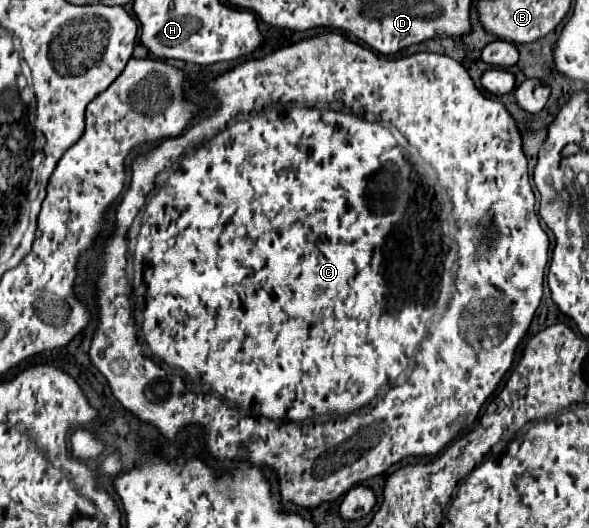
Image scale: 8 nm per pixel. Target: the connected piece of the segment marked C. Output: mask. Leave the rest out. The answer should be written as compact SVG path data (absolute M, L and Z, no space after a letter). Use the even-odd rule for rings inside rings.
M329 32L329 34L321 34L321 36L315 36L315 38L309 38L309 40L301 40L301 42L297 42L297 44L291 44L291 46L285 46L285 48L279 48L279 50L277 50L277 52L273 52L273 54L269 54L269 56L265 56L265 58L261 58L261 60L249 60L249 62L243 62L243 64L239 64L239 66L235 66L235 68L233 68L233 70L229 70L229 72L227 72L227 74L223 74L223 76L219 76L219 78L215 78L215 80L211 80L211 82L209 82L209 84L207 84L207 86L205 86L205 88L207 88L207 90L209 90L209 92L211 92L211 94L213 94L213 96L217 96L217 100L219 100L219 102L221 102L221 106L219 106L219 110L217 110L217 112L215 112L215 114L213 114L213 116L209 116L209 118L207 118L207 120L199 120L199 122L197 122L197 124L195 124L195 126L193 126L193 128L191 128L191 130L187 130L187 132L185 132L185 134L181 134L181 136L177 136L177 138L167 138L167 140L163 140L163 142L161 142L161 144L159 144L159 146L157 146L157 148L155 148L155 150L153 150L153 152L149 152L149 154L147 154L147 156L141 156L141 158L137 158L137 160L135 160L135 164L133 164L133 176L131 176L131 184L129 184L129 190L127 190L127 192L125 192L125 196L123 196L123 200L121 200L121 204L119 204L119 206L117 206L117 230L115 230L115 234L113 234L113 236L111 236L111 238L109 238L109 242L107 242L107 246L105 246L105 252L103 252L103 256L101 256L101 262L99 262L99 270L97 270L97 274L99 274L99 276L97 276L97 280L95 280L95 284L97 284L97 288L99 288L99 292L97 292L97 306L99 306L99 326L97 326L97 330L95 330L95 334L93 334L93 340L91 340L91 350L89 350L89 356L91 356L91 362L93 362L93 364L95 364L95 368L97 368L97 370L99 370L99 372L101 372L101 374L103 374L103 376L105 376L105 378L107 378L107 380L109 380L109 386L111 386L111 390L113 390L113 394L115 394L115 398L117 398L117 400L119 400L119 402L121 402L121 404L123 404L123 406L125 406L125 408L127 408L127 410L131 410L131 412L133 412L133 414L135 414L135 416L137 416L137 418L139 418L139 420L143 420L143 422L149 422L149 424L153 424L153 426L155 426L155 428L157 428L157 430L159 430L159 432L161 432L161 434L163 434L163 436L165 436L165 438L169 438L169 440L173 440L173 438L175 438L175 436L177 436L177 434L179 434L179 432L181 432L181 428L185 428L185 426L189 426L189 424L197 424L197 426L201 426L201 428L203 428L203 434L205 434L205 444L207 444L207 448L209 448L209 452L211 452L211 454L213 454L213 456L215 456L215 458L219 458L219 460L229 460L229 458L241 458L241 460L247 460L247 462L249 462L249 464L253 464L253 466L261 466L261 464L265 464L265 466L271 466L271 468L273 468L273 470L275 470L275 474L277 474L277 476L279 476L279 486L281 486L281 500L289 500L289 502L295 502L295 504L299 504L299 506L303 506L303 508L315 508L315 506L319 506L319 504L321 504L321 502L331 502L331 500L337 500L337 498L339 498L339 496L341 496L341 494L345 494L345 492L347 492L347 490L349 490L349 488L353 488L353 486L355 486L355 484L359 484L359 482L365 482L365 480L367 480L367 478L373 478L373 476L377 476L377 474L381 474L381 472L385 472L385 470L387 470L387 468L389 468L389 466L393 466L393 464L397 464L397 462L401 462L401 460L403 460L403 458L409 458L409 456L417 456L417 458L419 458L419 456L433 456L433 454L439 454L439 452L441 452L441 450L443 450L443 448L445 448L445 446L447 446L447 444L449 444L449 442L451 442L451 440L453 440L453 438L455 438L455 436L457 436L457 434L459 434L459 432L463 432L463 430L467 430L467 428L469 428L469 426L471 426L471 424L473 424L473 422L475 422L475 418L477 418L477 414L479 414L479 410L481 410L481 406L483 406L483 404L485 404L485 400L487 400L487 398L489 398L489 396L491 396L491 394L493 394L493 392L495 392L495 388L497 388L497 386L499 386L499 382L501 382L501 378L503 378L503 376L505 376L505 372L507 372L507 370L509 370L509 368L511 368L511 364L513 364L513 356L515 356L515 348L517 348L517 344L519 344L519 342L521 342L521 338L523 338L523 336L525 336L525 332L527 332L527 328L529 328L529 324L531 324L531 318L533 318L533 314L535 314L535 310L537 310L537 308L539 308L539 302L541 302L541 296L543 296L543 270L545 270L545 264L547 264L547 258L549 258L549 238L547 238L547 234L545 234L545 230L543 230L543 228L541 228L541 226L539 226L539 218L537 218L537 214L535 214L535 194L533 194L533 188L531 188L531 184L529 184L529 174L527 174L527 158L525 158L525 154L523 154L523 148L521 148L521 134L519 134L519 128L517 128L517 124L515 124L515 120L513 120L513 118L511 118L511 114L509 114L509 112L507 112L507 108L505 108L505 106L503 106L503 104L501 104L501 102L499 102L499 100L493 100L493 98L487 98L487 96L483 96L483 92L481 92L481 90L477 90L477 86L475 86L475 84L473 84L473 80L471 80L471 76L469 76L469 74L467 74L467 70L465 70L465 68L463 68L463 66L461 66L461 64L459 64L459 62L457 62L457 60L453 60L453 58L449 58L449 56L443 56L443 54L431 54L431 52L421 52L421 54L413 54L413 56L407 56L407 58L397 58L397 60L387 60L387 58L383 58L383 56L377 56L377 54L375 54L375 52L373 52L373 50L369 50L369 48L363 48L363 46L359 46L359 44L355 44L355 42L351 42L351 40L347 40L347 38L343 38L343 36L339 36L339 34L331 34L331 32ZM277 102L293 102L293 106L273 106L273 104L277 104ZM257 110L263 110L263 112L261 112L261 114L263 114L263 120L259 120L259 121L257 121L257 120L256 120L256 121L255 121L255 122L253 122L253 123L254 123L254 125L255 125L255 126L253 126L253 124L252 124L252 120L251 120L251 118L249 118L249 122L237 122L237 124L229 124L229 128L227 128L227 130L223 130L223 132L219 132L219 134L217 134L217 130L221 130L221 126L225 126L225 122L229 122L229 118L233 118L233 120L235 120L235 118L237 118L237 114L241 114L241 116L243 116L243 114L257 114ZM171 166L173 166L173 168L171 168L171 170L169 170L169 172L167 172L167 174L165 174L165 180L163 180L163 184L159 184L159 188L157 188L157 194L153 194L153 196L151 196L151 198L149 198L149 202L147 202L147 210L145 210L145 214L143 214L143 226L141 226L141 232L139 232L139 236L137 236L137 248L135 248L135 252L133 252L133 268L135 268L135 276L133 276L133 298L135 298L135 308L137 308L137 312L139 312L139 314L141 314L141 318L143 318L143 320L141 320L141 332L143 332L143 338L145 338L145 342L147 342L147 346L149 346L149 350L151 350L151 354L153 354L153 358L157 358L157 360L159 360L159 362L165 362L165 364L167 364L167 366L169 366L169 368L173 368L173 370L181 370L181 372L183 372L183 374L185 374L185 376L187 376L187 378L191 378L191 380L193 380L193 382L197 382L197 376L199 376L199 382L207 382L207 384L209 384L209 386L211 386L211 390L215 390L215 392L217 392L217 394L221 394L221 396L223 396L223 398L227 398L227 400L231 400L231 402L233 402L233 406L237 406L237 408L247 408L247 410L251 410L251 412L253 412L253 414L259 414L259 416L265 416L265 418L253 418L253 414L245 414L245 410L241 410L241 414L237 414L237 410L233 410L233 406L225 406L225 402L221 402L221 398L213 398L213 394L193 394L193 390L189 390L189 386L185 386L185 382L181 382L181 378L177 378L177 374L173 374L173 370L165 370L165 366L157 366L157 362L153 362L153 358L149 358L149 356L145 356L145 354L141 354L141 346L137 346L137 342L141 342L141 340L139 340L139 336L137 336L137 321L136 321L136 319L135 319L135 316L134 316L134 313L133 313L133 309L134 309L134 302L133 302L133 299L132 299L132 287L131 287L131 285L130 285L130 282L129 282L129 278L127 278L127 277L126 277L126 276L127 276L127 274L125 274L125 268L127 268L127 265L128 265L128 262L129 262L129 259L130 259L130 255L131 255L131 252L130 252L130 251L129 251L129 240L128 240L128 238L127 238L127 232L129 232L129 228L131 228L131 224L133 224L133 220L135 220L135 216L137 216L137 210L141 210L141 208L142 208L142 207L143 207L143 206L144 206L144 205L145 205L145 203L146 203L146 195L147 195L147 194L149 194L149 190L153 190L153 189L154 189L154 188L155 188L155 179L156 179L156 178L157 178L157 176L159 176L159 174L163 174L163 172L165 172L165 169L168 169L168 168L169 168L169 167L171 167ZM411 172L413 172L413 176L417 176L417 174L421 174L421 176L423 176L423 178L425 178L425 180L439 180L439 182L441 182L441 184L443 184L443 186L445 186L445 190L447 190L447 192L449 192L449 194L447 194L447 192L421 192L421 198L419 198L419 196L415 196L415 190L413 190L413 186L411 186ZM327 412L329 412L329 414L333 414L333 412L335 412L335 414L349 414L349 412L357 412L357 414L353 414L353 416L345 416L345 418L329 418L329 420L323 420L323 418L317 418L317 422L303 422L303 420L305 420L305 418L315 418L315 416L323 416L323 414L327 414ZM269 418L271 418L271 420L289 420L289 422L297 422L297 424L285 424L285 422L269 422Z

